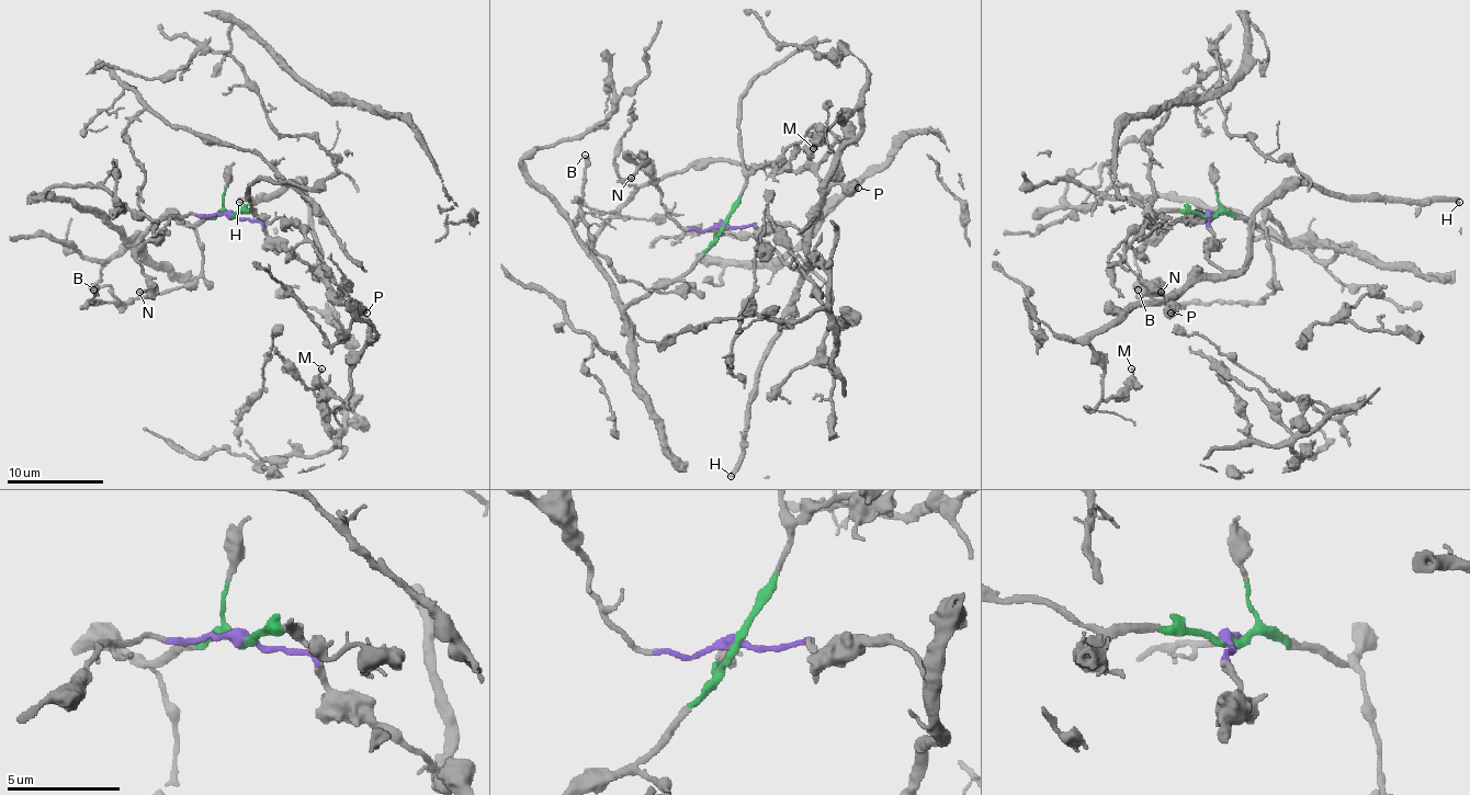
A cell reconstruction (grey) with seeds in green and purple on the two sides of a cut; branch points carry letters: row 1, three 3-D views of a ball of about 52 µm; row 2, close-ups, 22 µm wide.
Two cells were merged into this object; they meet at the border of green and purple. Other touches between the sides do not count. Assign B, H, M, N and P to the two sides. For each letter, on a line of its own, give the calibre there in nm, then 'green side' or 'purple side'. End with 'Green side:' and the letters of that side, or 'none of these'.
B: calibre 400 nm; green side
H: calibre 380 nm; purple side
M: calibre 160 nm; purple side
N: calibre 240 nm; purple side
P: calibre 750 nm; purple side
Green side: B

